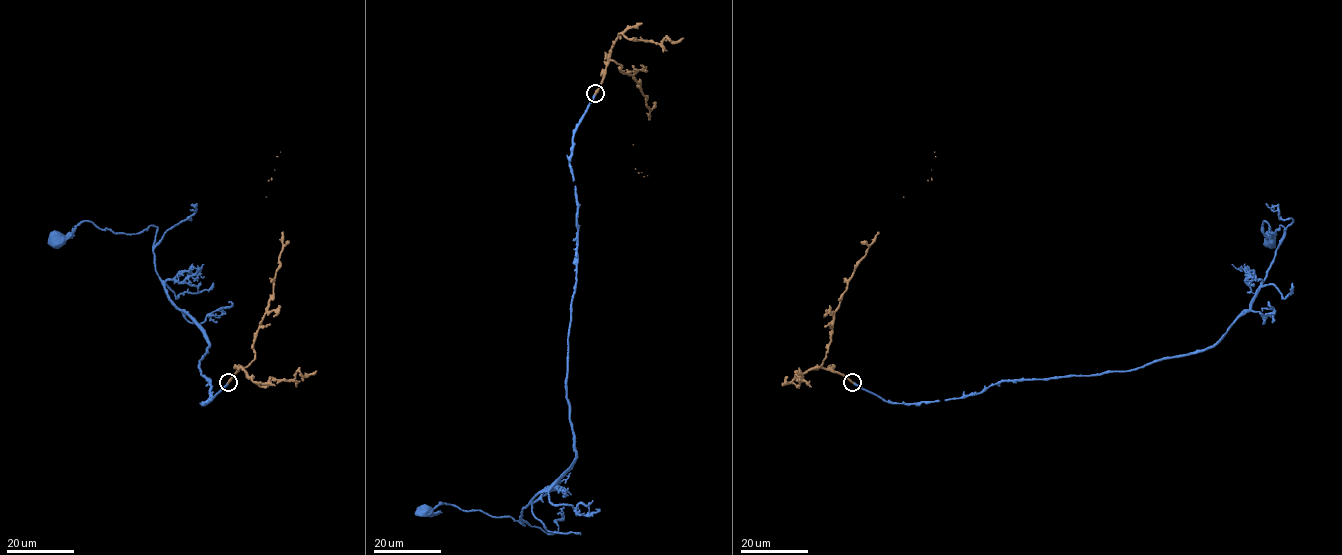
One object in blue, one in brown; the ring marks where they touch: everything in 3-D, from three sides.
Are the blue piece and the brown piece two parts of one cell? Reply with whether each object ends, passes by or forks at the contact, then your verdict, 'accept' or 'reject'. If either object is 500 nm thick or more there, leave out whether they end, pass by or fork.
blue ends there; brown ends there; accept

